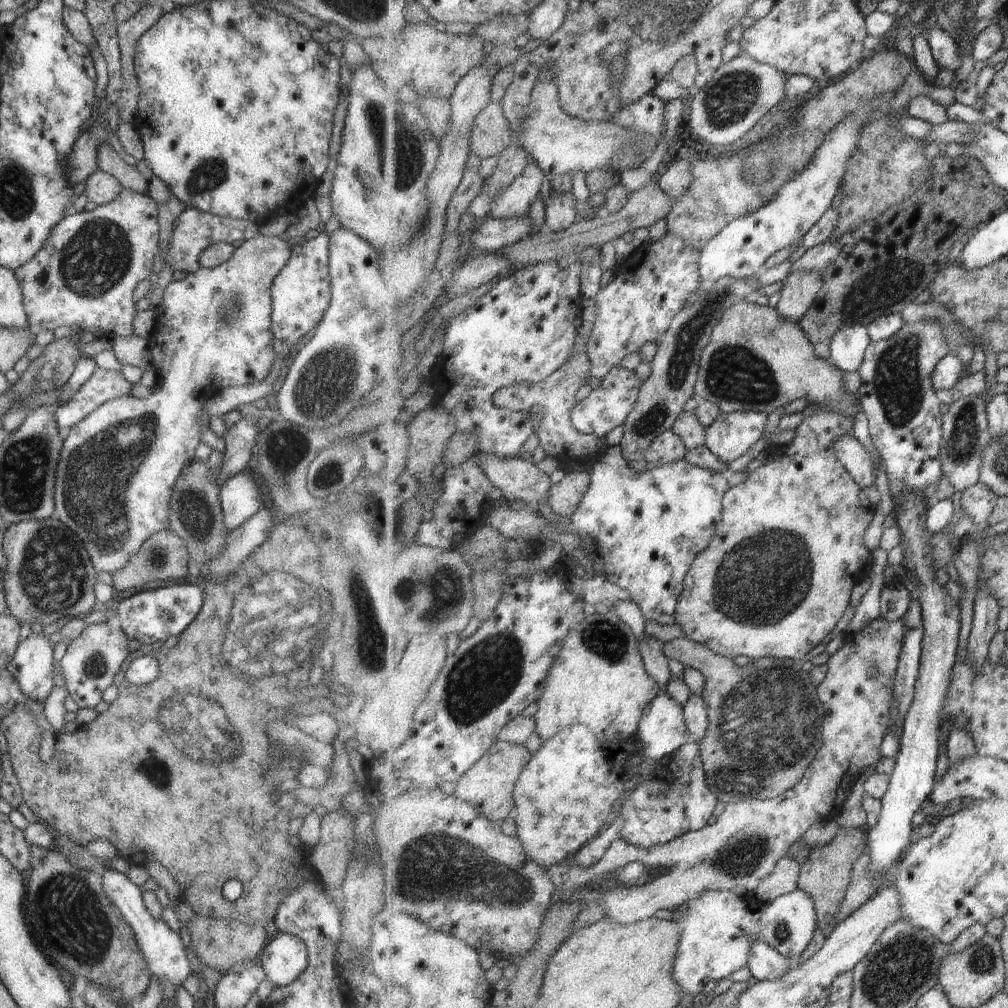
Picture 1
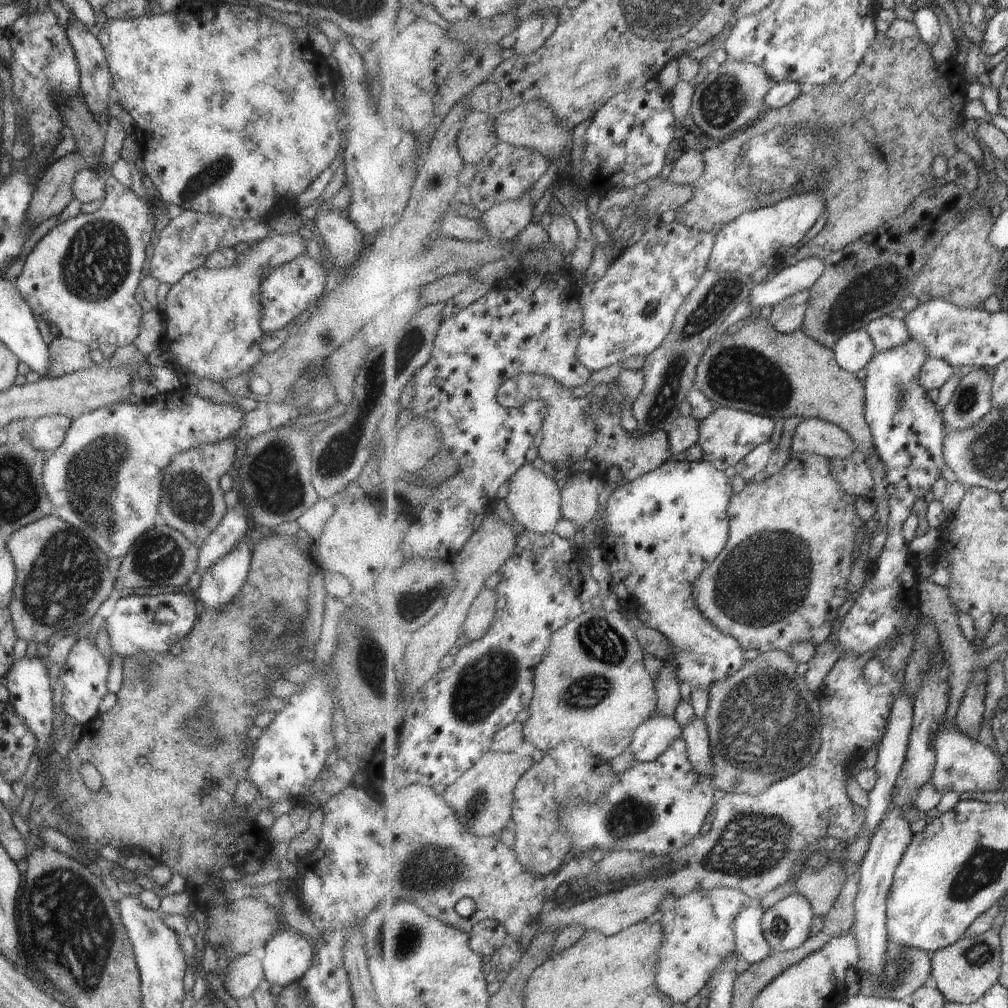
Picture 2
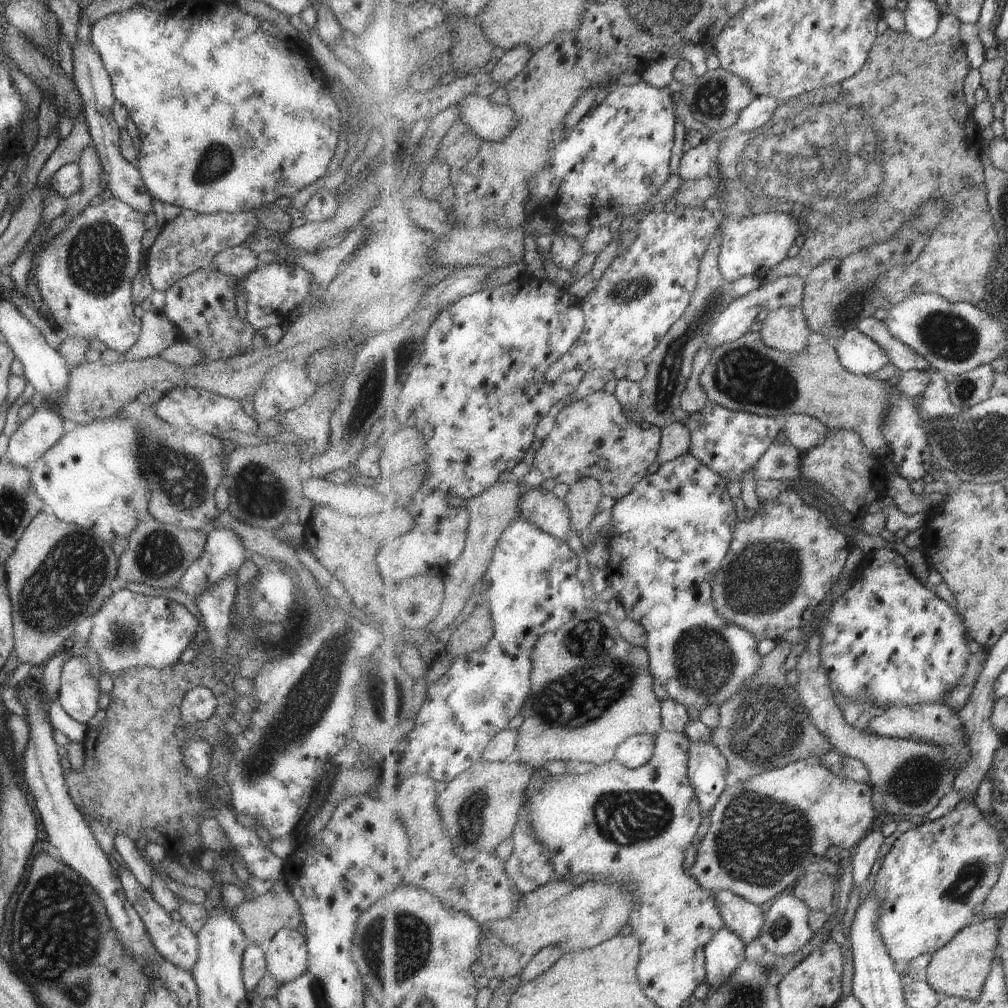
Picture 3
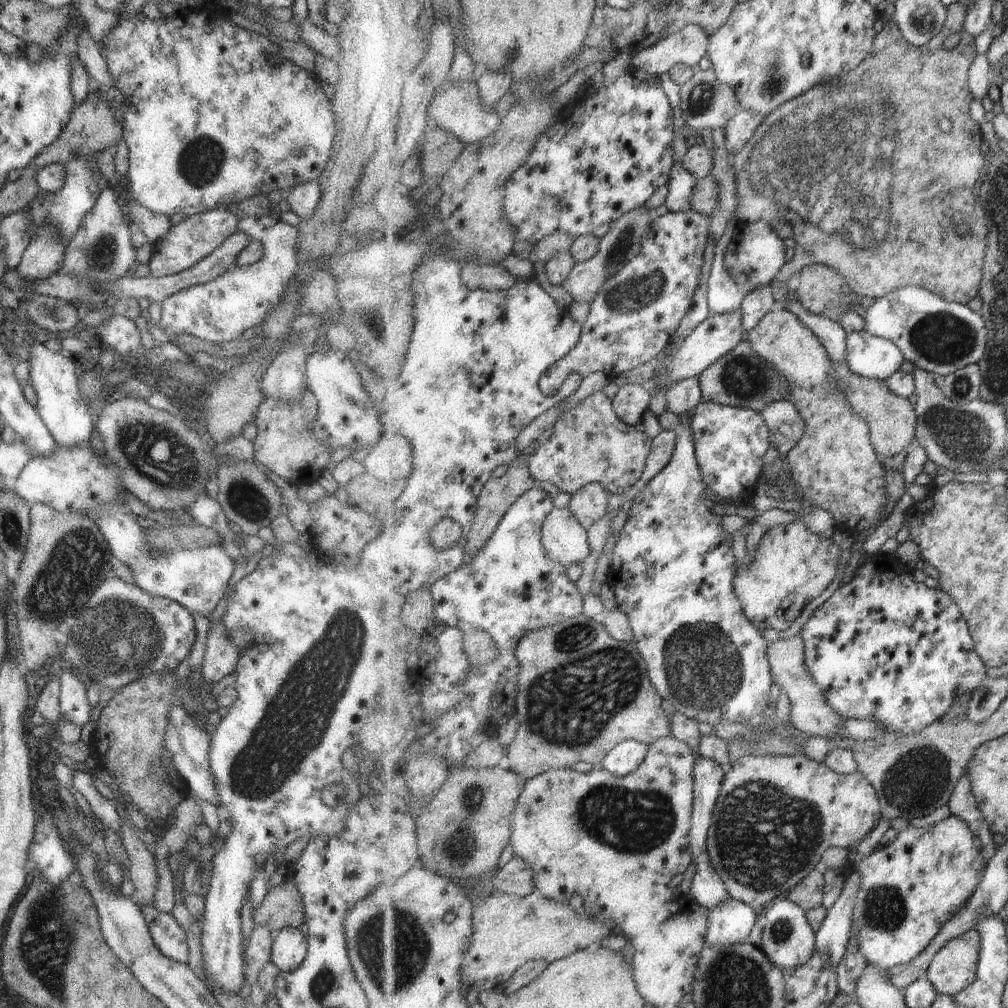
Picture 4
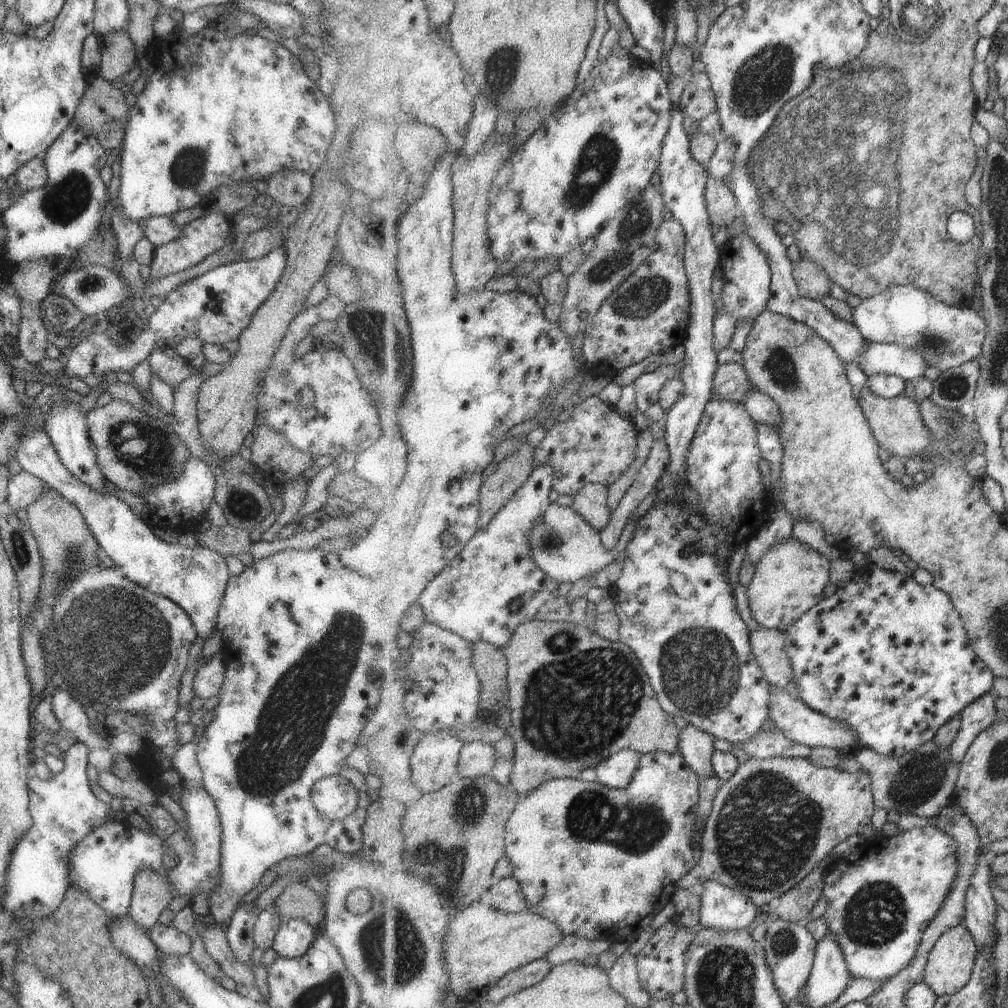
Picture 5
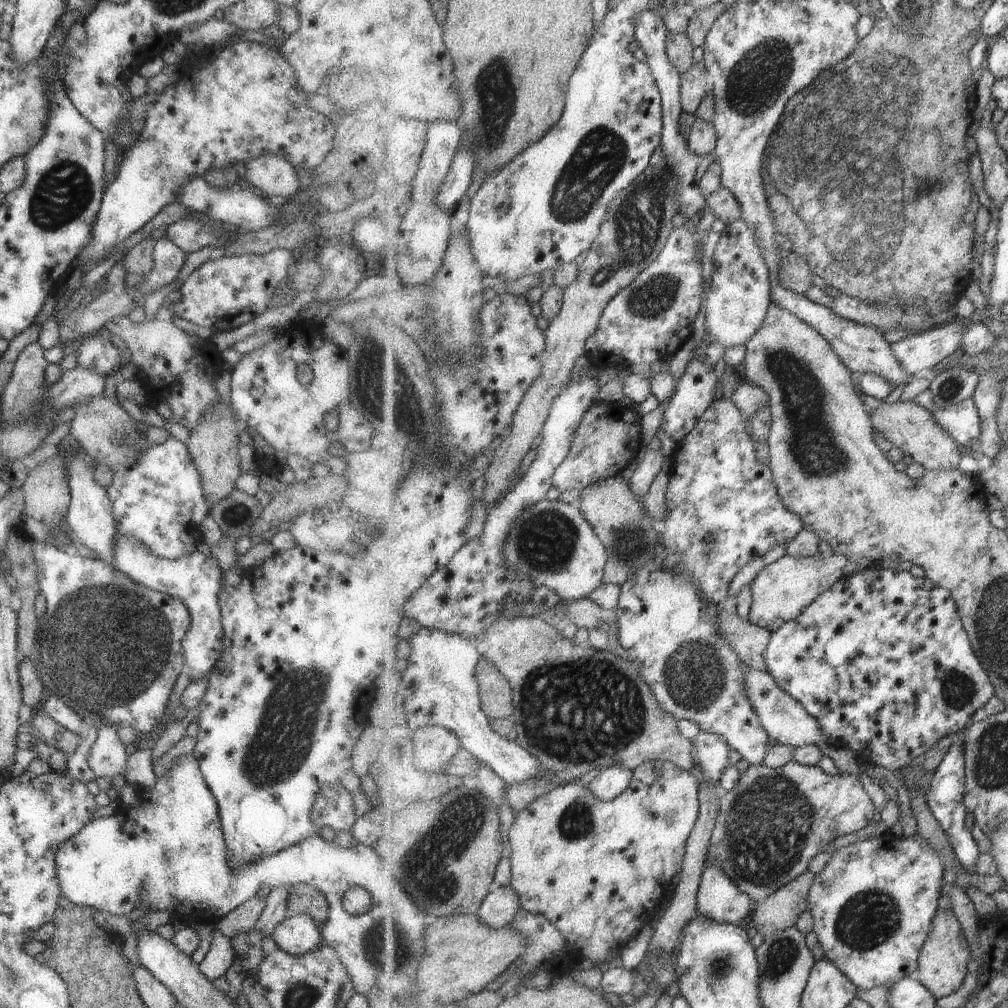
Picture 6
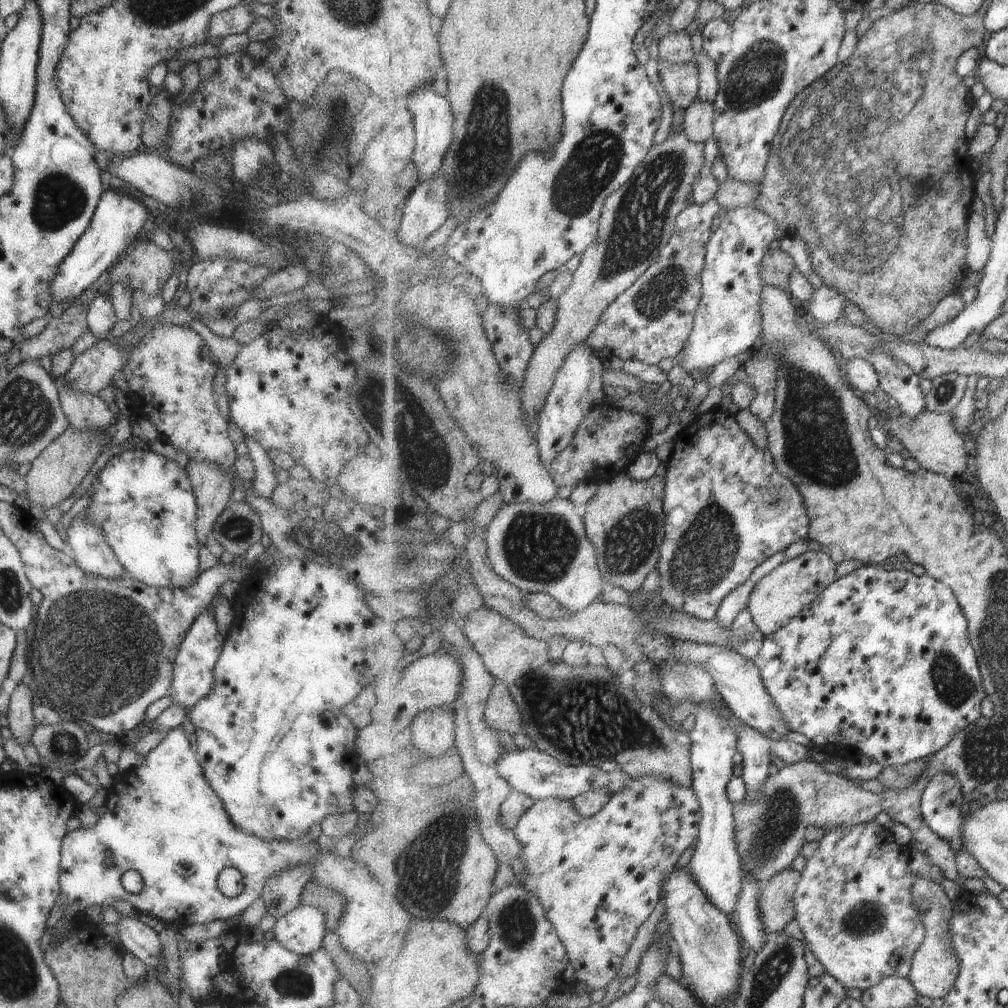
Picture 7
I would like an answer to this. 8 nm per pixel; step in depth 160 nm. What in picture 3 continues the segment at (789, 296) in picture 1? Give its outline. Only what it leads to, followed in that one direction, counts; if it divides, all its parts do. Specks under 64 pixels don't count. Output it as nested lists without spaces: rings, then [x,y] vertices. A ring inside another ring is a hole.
[[[799,306],[770,310],[760,332],[769,347],[798,353],[809,345],[812,330],[806,321],[803,306]]]

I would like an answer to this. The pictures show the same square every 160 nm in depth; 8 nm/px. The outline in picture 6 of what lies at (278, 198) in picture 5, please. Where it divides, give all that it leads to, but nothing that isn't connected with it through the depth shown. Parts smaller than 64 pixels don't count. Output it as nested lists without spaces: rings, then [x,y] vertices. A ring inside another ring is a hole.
[[[259,155],[245,163],[244,179],[267,196],[291,198],[300,188],[296,170],[289,161],[277,155]]]

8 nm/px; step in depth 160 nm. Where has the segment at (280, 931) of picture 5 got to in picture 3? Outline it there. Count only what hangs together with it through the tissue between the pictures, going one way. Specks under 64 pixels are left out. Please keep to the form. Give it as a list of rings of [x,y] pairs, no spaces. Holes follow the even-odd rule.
[[[279,929],[263,947],[266,972],[279,984],[289,982],[305,972],[307,947],[300,929]]]

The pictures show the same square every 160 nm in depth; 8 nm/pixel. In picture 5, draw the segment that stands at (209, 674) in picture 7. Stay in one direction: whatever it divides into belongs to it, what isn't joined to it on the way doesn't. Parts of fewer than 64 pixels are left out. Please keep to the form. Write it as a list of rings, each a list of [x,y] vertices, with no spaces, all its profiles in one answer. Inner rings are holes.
[[[41,428],[22,432],[14,454],[21,470],[40,478],[49,488],[64,496],[83,515],[98,546],[109,556],[115,569],[133,584],[156,595],[164,596],[181,607],[190,618],[196,636],[209,637],[216,628],[216,616],[230,573],[219,553],[199,545],[189,548],[168,544],[155,537],[125,503],[109,492],[99,492],[85,486],[64,468],[51,441]]]

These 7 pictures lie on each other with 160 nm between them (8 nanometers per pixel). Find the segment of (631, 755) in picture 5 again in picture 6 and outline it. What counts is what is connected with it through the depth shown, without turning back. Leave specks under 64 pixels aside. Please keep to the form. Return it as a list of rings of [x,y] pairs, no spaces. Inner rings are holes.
[[[625,765],[605,768],[588,784],[587,790],[601,802],[609,802],[627,790],[635,770]]]

